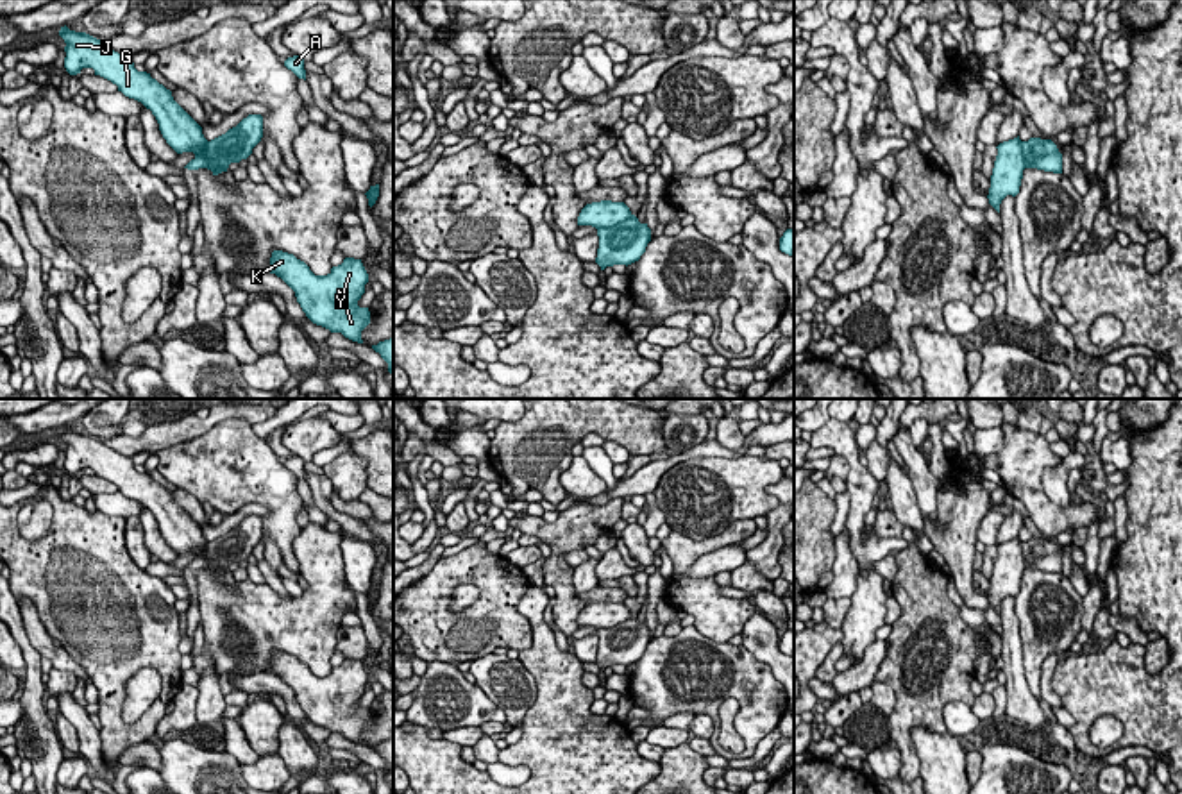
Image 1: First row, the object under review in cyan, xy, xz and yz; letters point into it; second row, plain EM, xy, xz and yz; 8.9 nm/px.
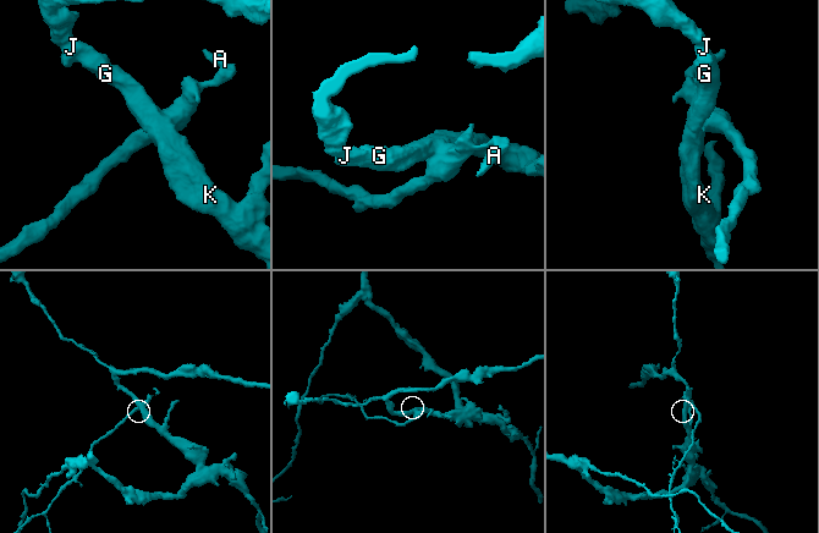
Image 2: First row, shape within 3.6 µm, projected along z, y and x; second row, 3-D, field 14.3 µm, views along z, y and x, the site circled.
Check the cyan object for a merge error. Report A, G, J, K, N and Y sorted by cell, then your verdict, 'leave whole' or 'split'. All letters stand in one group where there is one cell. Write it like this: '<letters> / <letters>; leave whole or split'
A / G J K N Y; split

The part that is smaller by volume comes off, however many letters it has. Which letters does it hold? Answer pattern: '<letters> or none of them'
A

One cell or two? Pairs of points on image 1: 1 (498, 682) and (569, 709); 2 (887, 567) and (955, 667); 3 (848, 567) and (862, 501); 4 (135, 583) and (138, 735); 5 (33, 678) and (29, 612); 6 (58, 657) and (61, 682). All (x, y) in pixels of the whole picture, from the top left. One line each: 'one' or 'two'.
1: two
2: two
3: two
4: one
5: two
6: two

